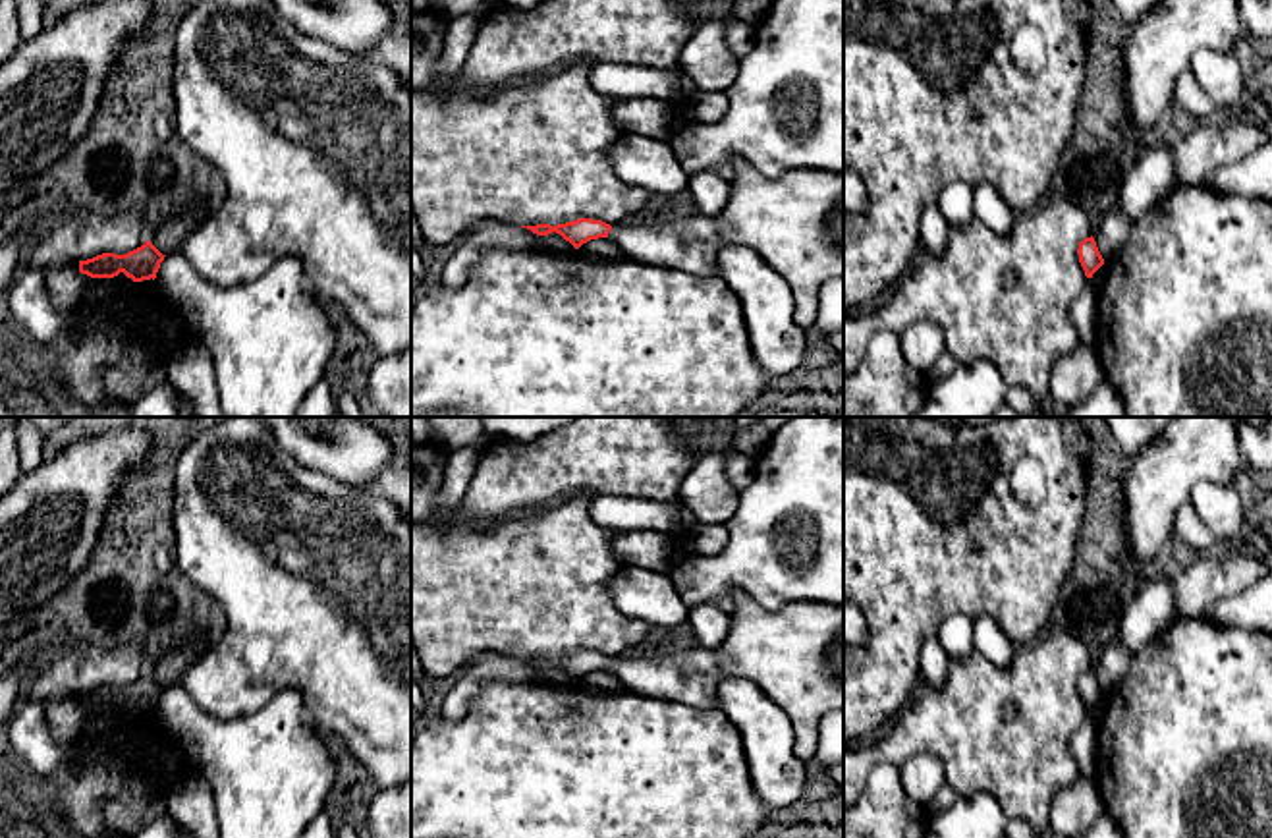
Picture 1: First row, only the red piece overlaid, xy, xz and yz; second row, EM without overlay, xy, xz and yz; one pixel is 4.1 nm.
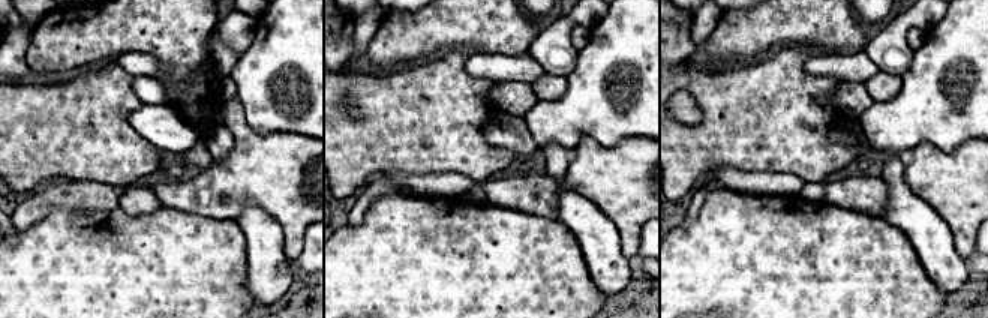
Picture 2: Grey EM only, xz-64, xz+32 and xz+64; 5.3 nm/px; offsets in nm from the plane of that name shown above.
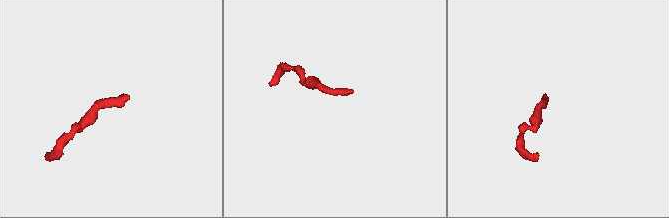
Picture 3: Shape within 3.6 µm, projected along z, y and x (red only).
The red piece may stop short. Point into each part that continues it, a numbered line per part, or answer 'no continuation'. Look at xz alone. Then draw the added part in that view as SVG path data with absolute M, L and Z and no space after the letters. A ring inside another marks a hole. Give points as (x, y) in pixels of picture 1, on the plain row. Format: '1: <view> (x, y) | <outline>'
1: xz (794, 655) | M733 589L730 629L720 647L703 649L689 641L679 651L654 653L649 658L612 658L608 670L629 693L697 709L716 709L718 684L724 678L749 680L788 714L795 736L793 753L811 761L818 747L820 718L843 709L843 606L799 601L766 610Z

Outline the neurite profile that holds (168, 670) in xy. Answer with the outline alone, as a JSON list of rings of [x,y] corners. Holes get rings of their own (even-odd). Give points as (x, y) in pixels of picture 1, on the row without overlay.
[[[185,645],[170,656],[151,660],[151,676],[162,685],[180,685],[183,674],[197,662],[197,653],[193,647]]]

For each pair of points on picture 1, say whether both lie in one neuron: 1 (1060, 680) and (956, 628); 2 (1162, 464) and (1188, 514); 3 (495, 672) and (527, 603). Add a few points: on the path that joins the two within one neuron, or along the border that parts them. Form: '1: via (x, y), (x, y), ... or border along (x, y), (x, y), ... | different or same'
1: border along (973, 649), (964, 657), (950, 659) | different
2: border along (1188, 499), (1178, 510), (1174, 533) | different
3: border along (520, 657), (481, 655), (464, 670) | different

